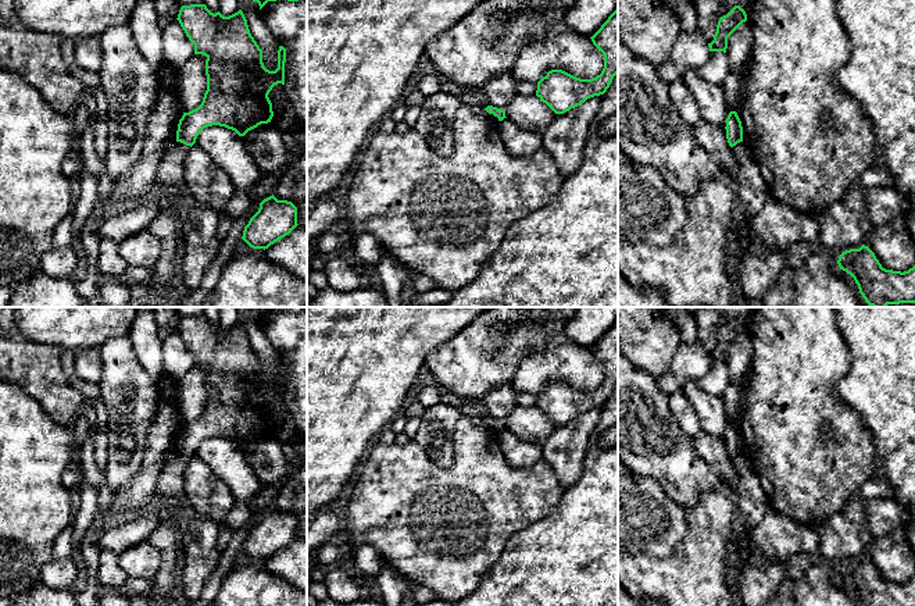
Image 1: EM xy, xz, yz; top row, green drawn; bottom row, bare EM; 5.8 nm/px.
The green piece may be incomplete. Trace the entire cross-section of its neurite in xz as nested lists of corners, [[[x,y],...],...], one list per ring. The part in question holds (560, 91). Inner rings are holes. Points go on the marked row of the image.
[[[618,10],[590,38],[604,56],[604,68],[591,79],[576,78],[562,69],[551,69],[537,82],[536,96],[555,114],[564,114],[587,99],[604,95],[618,74]]]

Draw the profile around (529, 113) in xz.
[[[517,93],[507,106],[505,117],[525,131],[543,133],[554,121],[555,113],[536,95],[525,96]]]

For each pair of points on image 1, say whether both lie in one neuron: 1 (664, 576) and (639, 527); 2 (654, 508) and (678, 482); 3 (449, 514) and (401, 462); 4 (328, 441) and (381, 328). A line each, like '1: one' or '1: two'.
1: two
2: two
3: one
4: one

